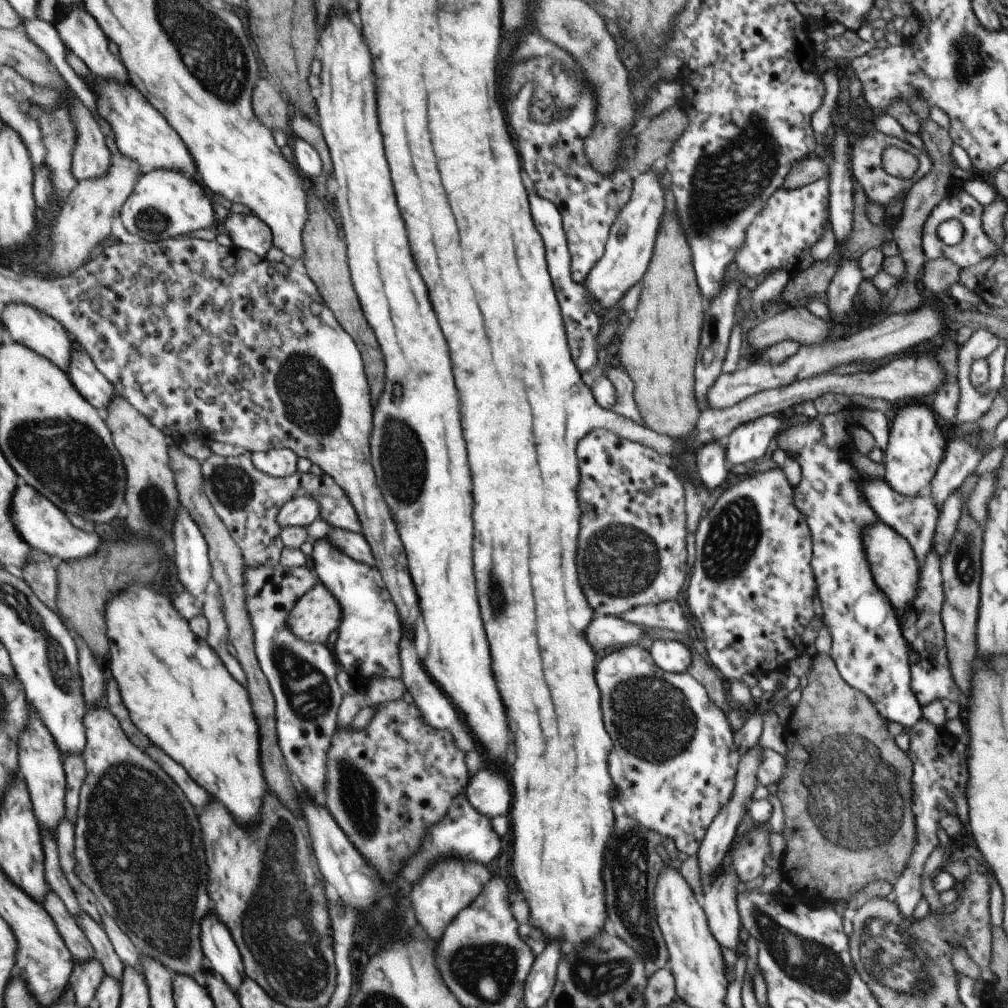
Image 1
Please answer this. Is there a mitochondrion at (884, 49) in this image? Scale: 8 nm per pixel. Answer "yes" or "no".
no

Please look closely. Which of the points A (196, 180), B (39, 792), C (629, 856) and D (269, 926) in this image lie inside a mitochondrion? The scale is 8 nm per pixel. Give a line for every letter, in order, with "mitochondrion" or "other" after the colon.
A: other
B: other
C: mitochondrion
D: mitochondrion

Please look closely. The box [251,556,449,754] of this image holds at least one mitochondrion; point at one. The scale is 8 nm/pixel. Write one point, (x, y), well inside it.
(299, 680)

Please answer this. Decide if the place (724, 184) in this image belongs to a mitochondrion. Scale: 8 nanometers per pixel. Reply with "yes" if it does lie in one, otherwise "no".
yes

